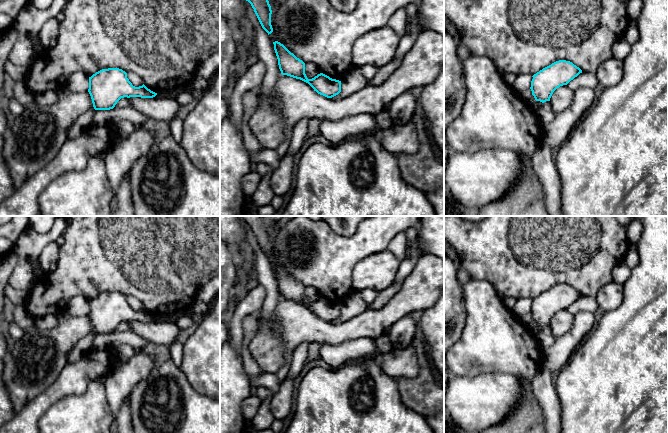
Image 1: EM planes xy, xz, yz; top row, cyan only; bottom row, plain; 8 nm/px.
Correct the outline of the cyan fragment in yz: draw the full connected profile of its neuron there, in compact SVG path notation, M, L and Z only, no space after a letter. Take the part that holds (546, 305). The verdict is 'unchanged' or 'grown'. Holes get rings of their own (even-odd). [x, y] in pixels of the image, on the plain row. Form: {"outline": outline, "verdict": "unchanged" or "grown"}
{"outline": "M559 284L534 298L531 315L536 325L550 325L553 316L560 310L567 309L582 294L570 285Z", "verdict": "unchanged"}

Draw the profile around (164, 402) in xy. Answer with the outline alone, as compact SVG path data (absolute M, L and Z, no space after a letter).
M170 358L139 381L129 394L133 433L220 433L220 400L198 393Z

